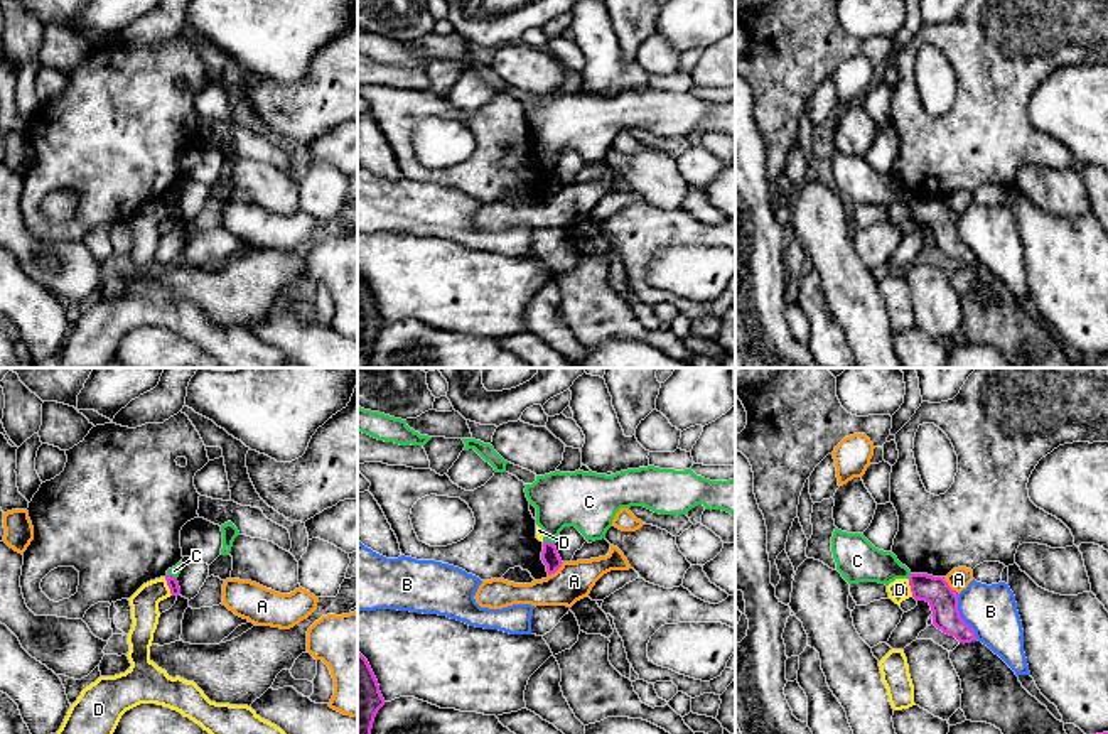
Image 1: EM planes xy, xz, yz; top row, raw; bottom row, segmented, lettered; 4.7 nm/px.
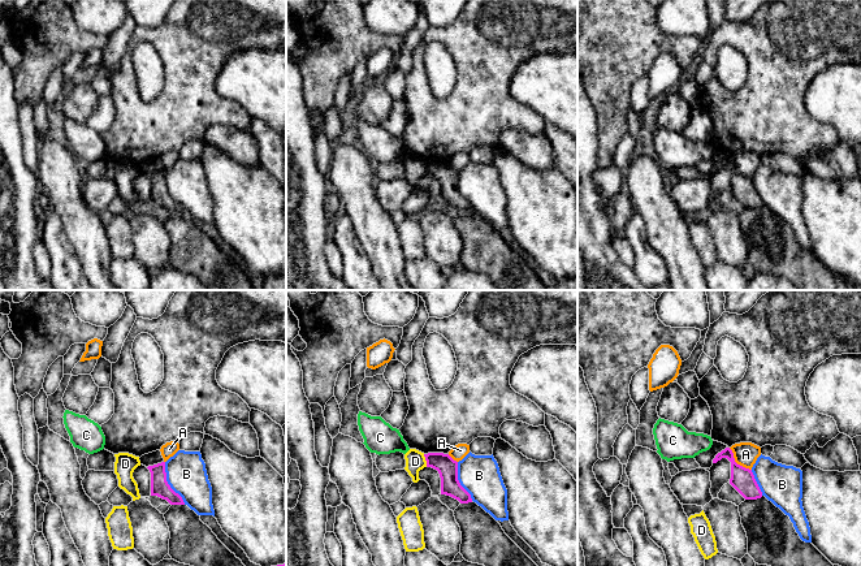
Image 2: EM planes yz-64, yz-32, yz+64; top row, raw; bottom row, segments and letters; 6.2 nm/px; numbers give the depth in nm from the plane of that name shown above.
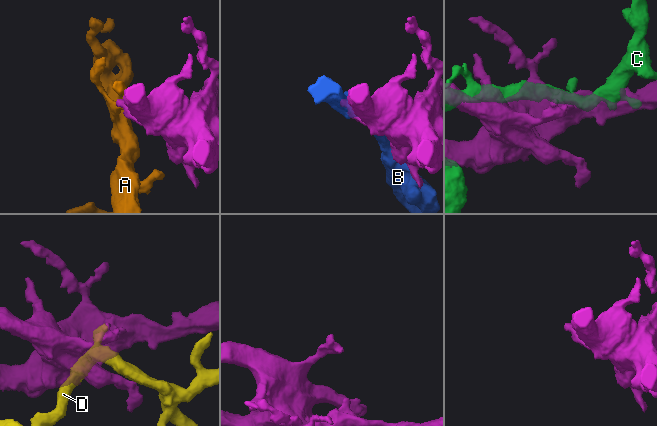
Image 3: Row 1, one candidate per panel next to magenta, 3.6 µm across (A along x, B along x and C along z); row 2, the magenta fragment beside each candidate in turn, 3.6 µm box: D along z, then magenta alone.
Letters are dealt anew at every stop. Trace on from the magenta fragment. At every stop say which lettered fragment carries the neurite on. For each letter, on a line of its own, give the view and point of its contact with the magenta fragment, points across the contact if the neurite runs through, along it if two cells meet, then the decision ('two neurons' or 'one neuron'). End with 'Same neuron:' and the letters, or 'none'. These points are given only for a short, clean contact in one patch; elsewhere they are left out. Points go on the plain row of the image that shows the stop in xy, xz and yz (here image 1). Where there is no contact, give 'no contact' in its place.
A: meets magenta in yz at (948, 208); two neurons
B: meets magenta in yz at (960, 238); two neurons
C: meets magenta in xz at (548, 164); border along xz (543, 162), (554, 166); two neurons
D: meets magenta in xy at (167, 206); border along xy (164, 199), (172, 216); two neurons
Same neuron: none

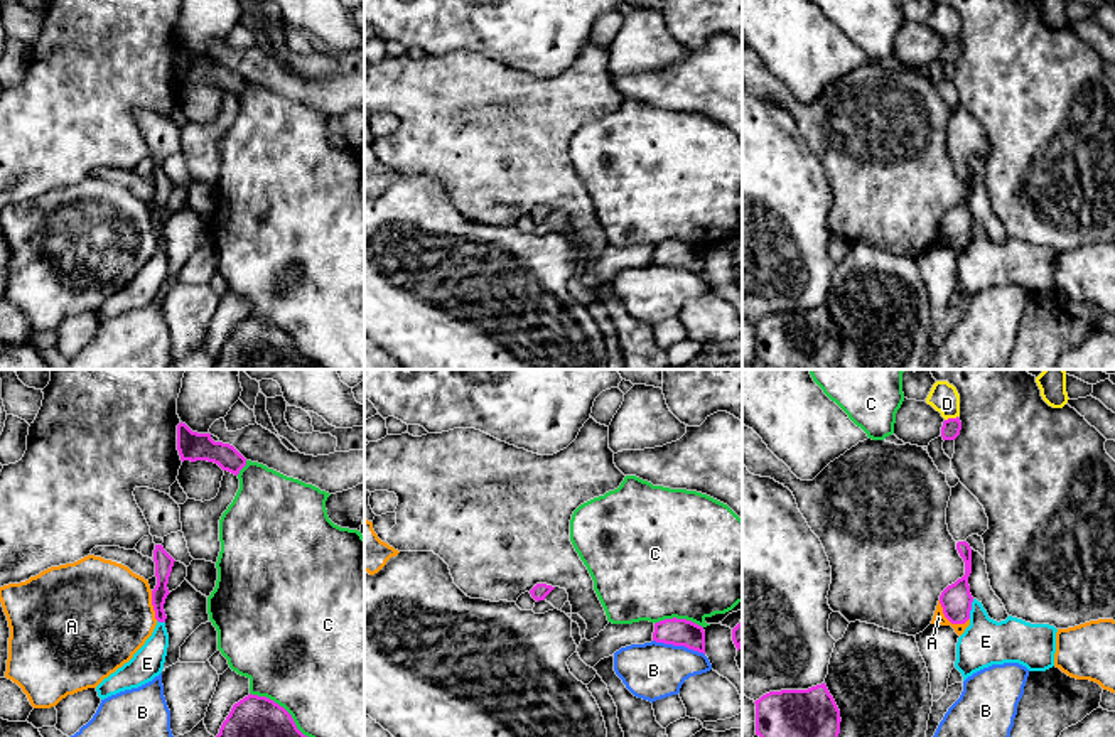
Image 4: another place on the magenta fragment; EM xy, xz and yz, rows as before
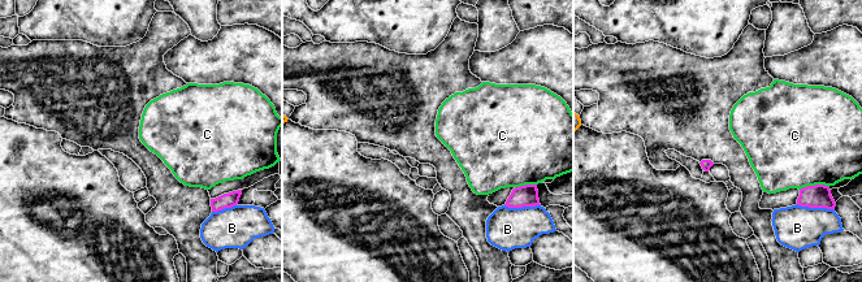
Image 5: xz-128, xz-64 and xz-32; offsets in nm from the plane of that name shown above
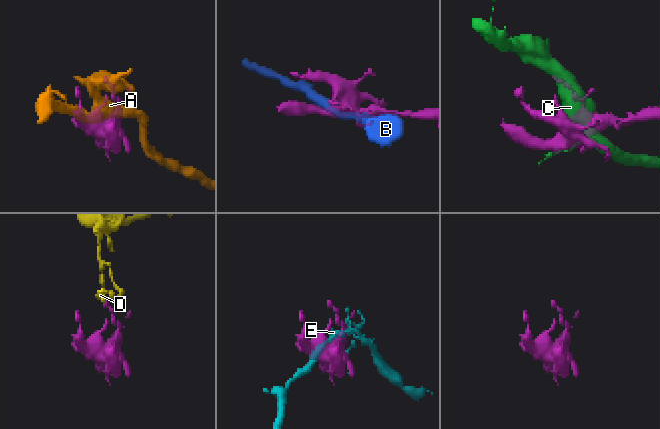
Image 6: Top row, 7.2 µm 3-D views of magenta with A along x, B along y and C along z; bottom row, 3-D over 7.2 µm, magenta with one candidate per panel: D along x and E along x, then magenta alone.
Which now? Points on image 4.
A: meets magenta in yz at (950, 243); border along yz (938, 223), (943, 236), (952, 245), (965, 245), (969, 242); two neurons
B: meets magenta in xz at (678, 267); border along xz (653, 262), (684, 267), (704, 277); two neurons
C: meets magenta in xy at (290, 338); two neurons
D: meets magenta in yz at (950, 41); border along yz (957, 37), (945, 43); two neurons
E: meets magenta in yz at (970, 231); two neurons
Same neuron: none

